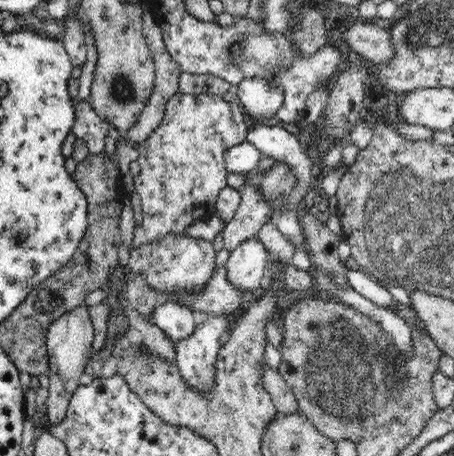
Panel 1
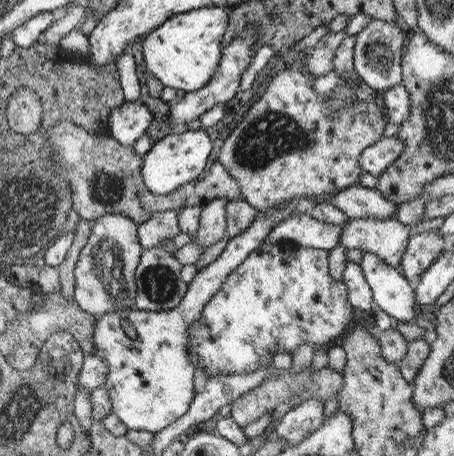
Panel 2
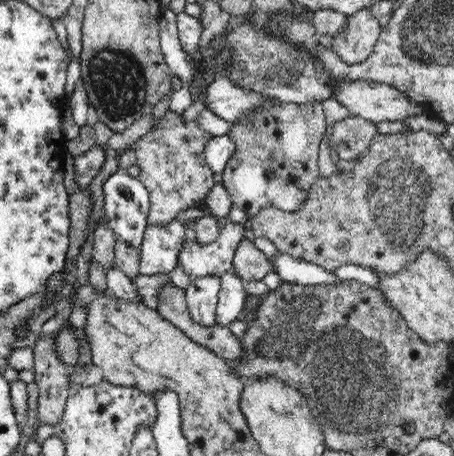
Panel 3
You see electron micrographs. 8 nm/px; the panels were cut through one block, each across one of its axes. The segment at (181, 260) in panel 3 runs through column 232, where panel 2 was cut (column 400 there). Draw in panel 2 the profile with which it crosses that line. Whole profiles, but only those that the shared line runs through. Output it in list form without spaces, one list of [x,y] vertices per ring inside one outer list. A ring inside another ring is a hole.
[[[359,218],[347,220],[341,224],[341,236],[337,246],[361,248],[363,252],[377,254],[389,266],[397,270],[399,260],[407,248],[407,238],[411,236],[413,226],[403,226],[393,218]]]

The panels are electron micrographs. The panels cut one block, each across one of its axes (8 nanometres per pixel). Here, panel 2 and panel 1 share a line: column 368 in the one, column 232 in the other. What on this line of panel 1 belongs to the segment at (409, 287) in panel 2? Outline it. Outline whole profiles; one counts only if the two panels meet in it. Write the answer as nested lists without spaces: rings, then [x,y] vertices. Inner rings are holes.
[[[258,236],[248,238],[228,258],[228,280],[246,294],[252,294],[256,288],[260,288],[266,262],[268,250],[264,248],[264,244],[258,240]]]

